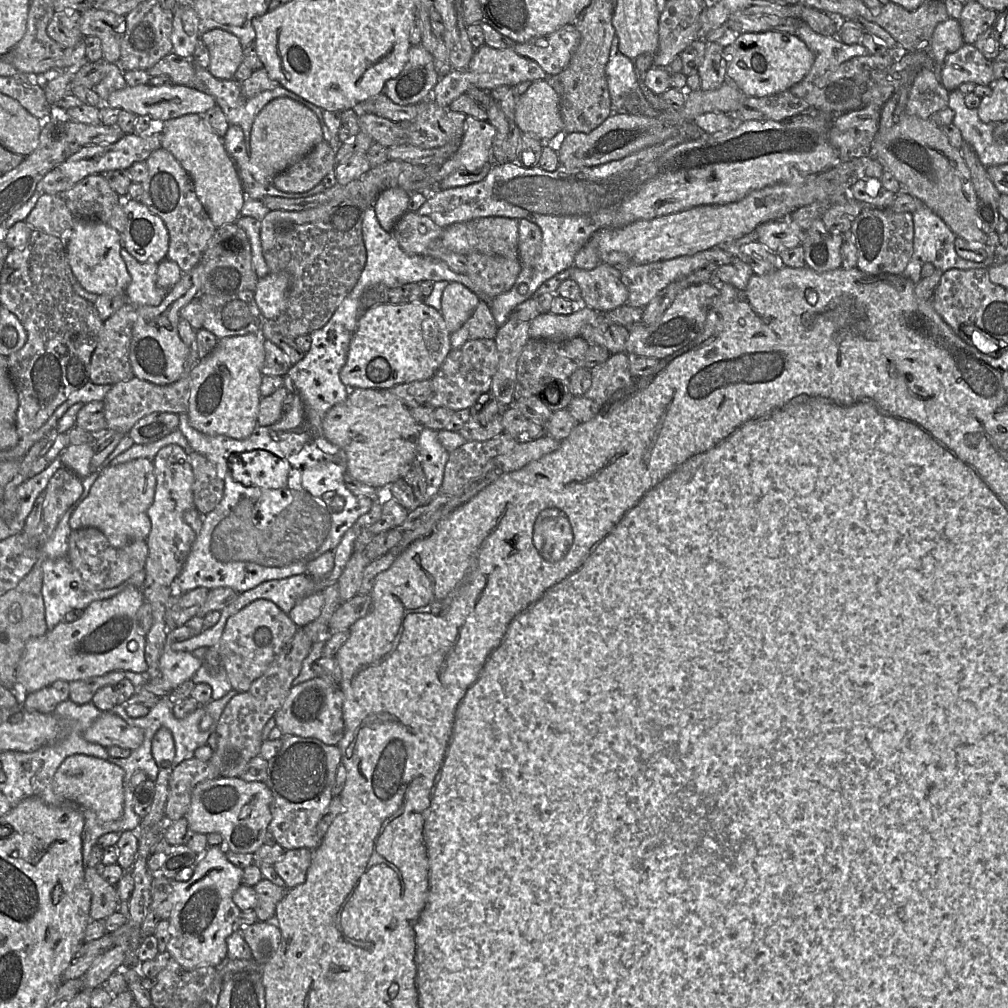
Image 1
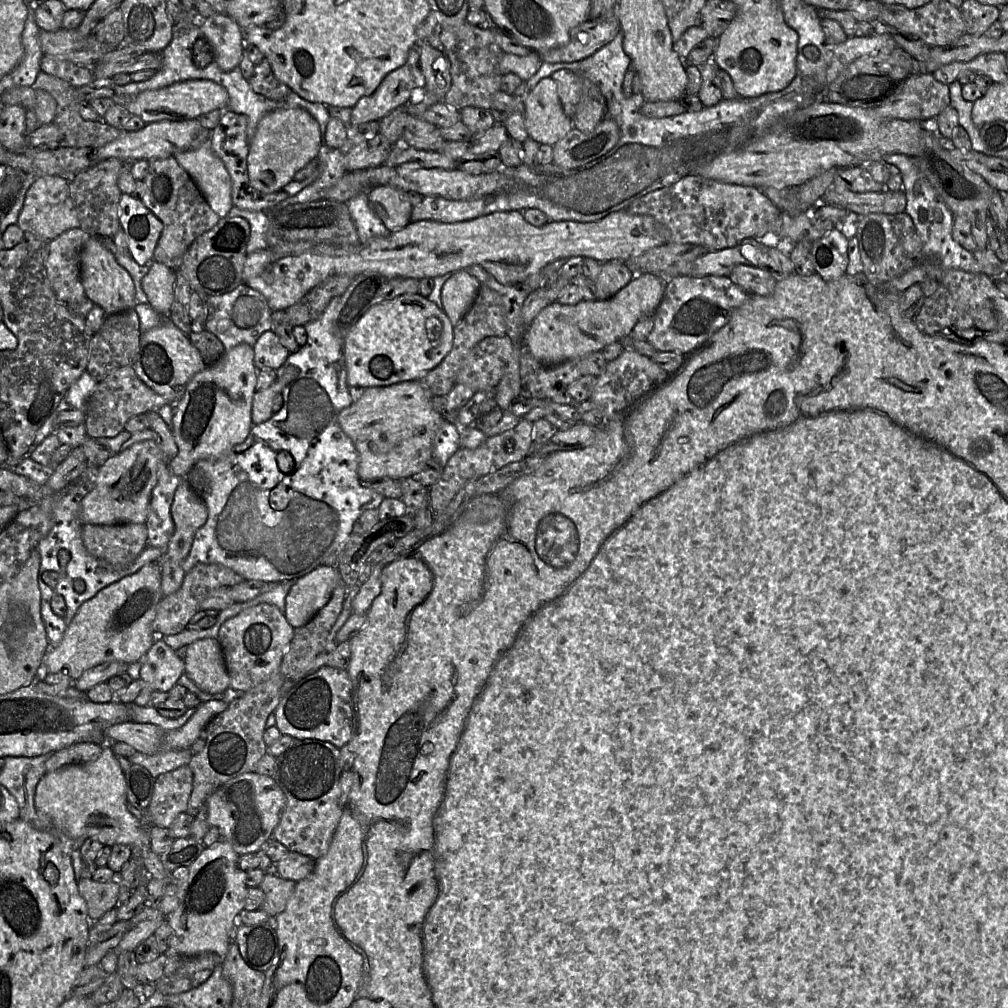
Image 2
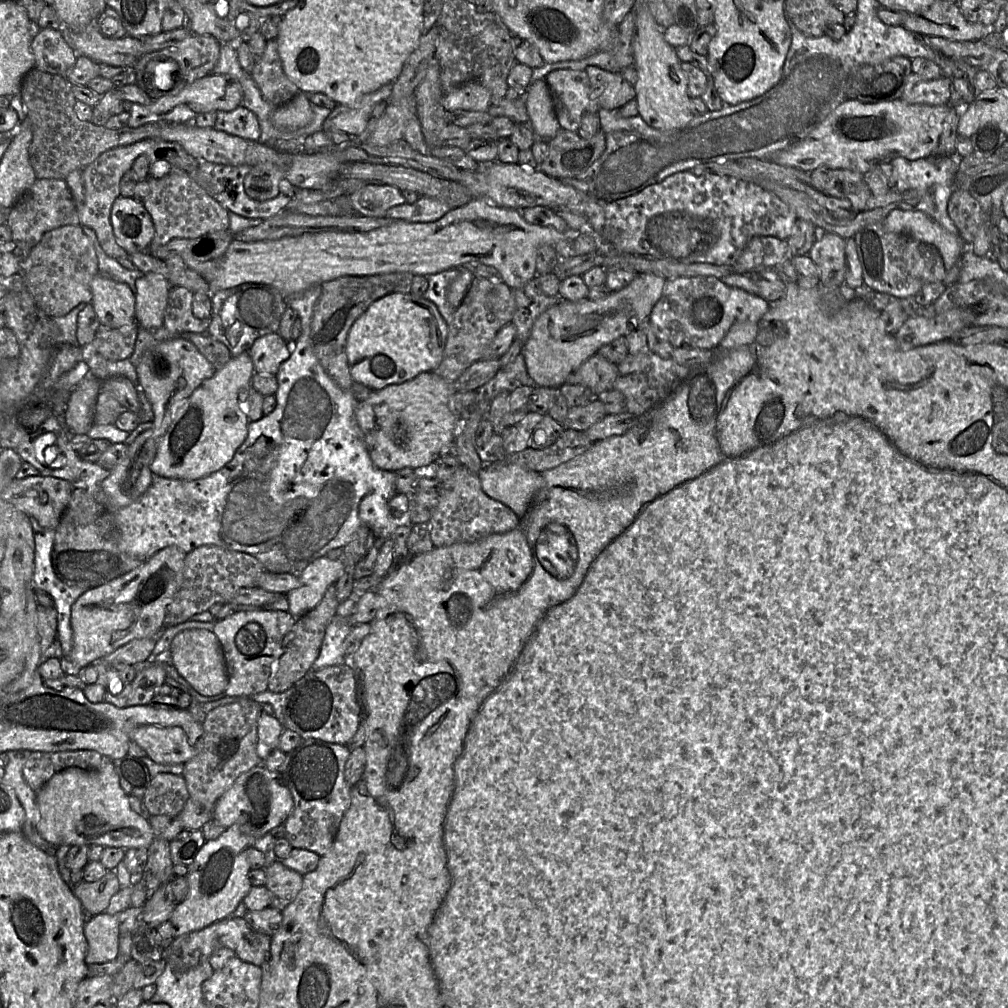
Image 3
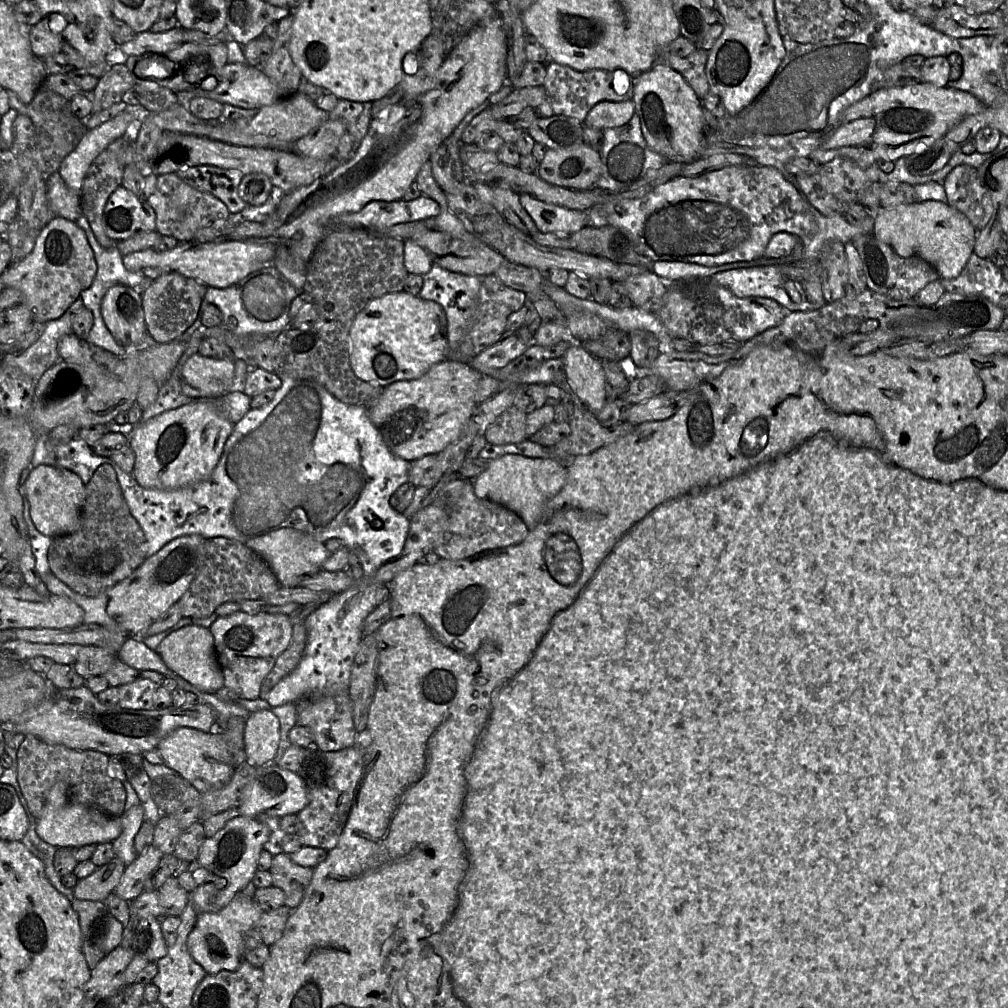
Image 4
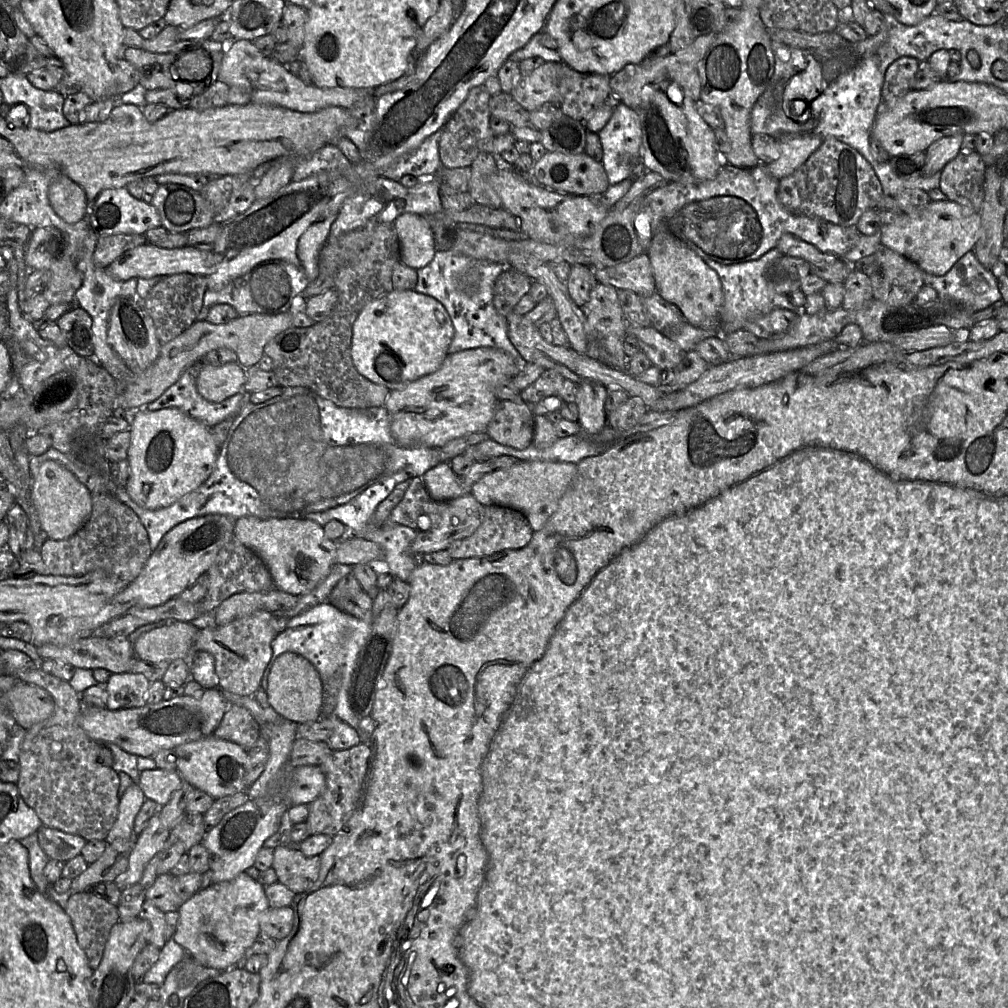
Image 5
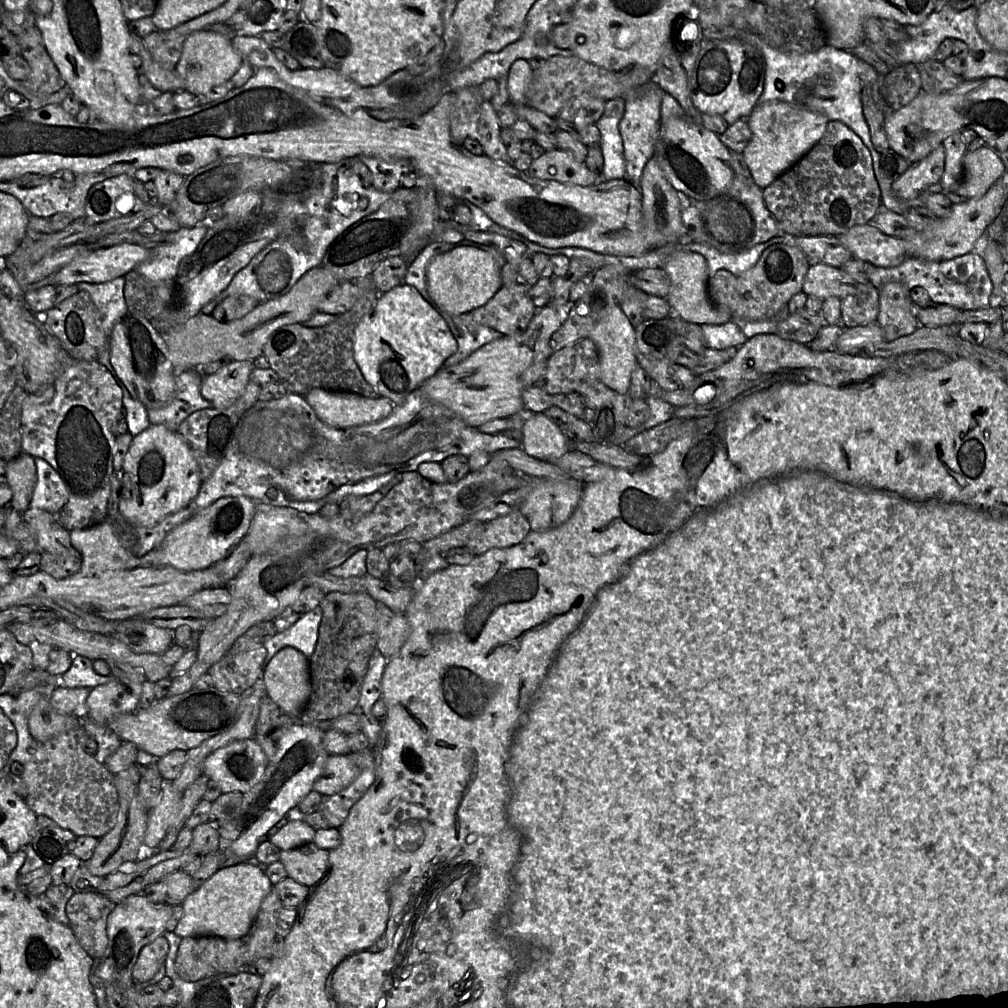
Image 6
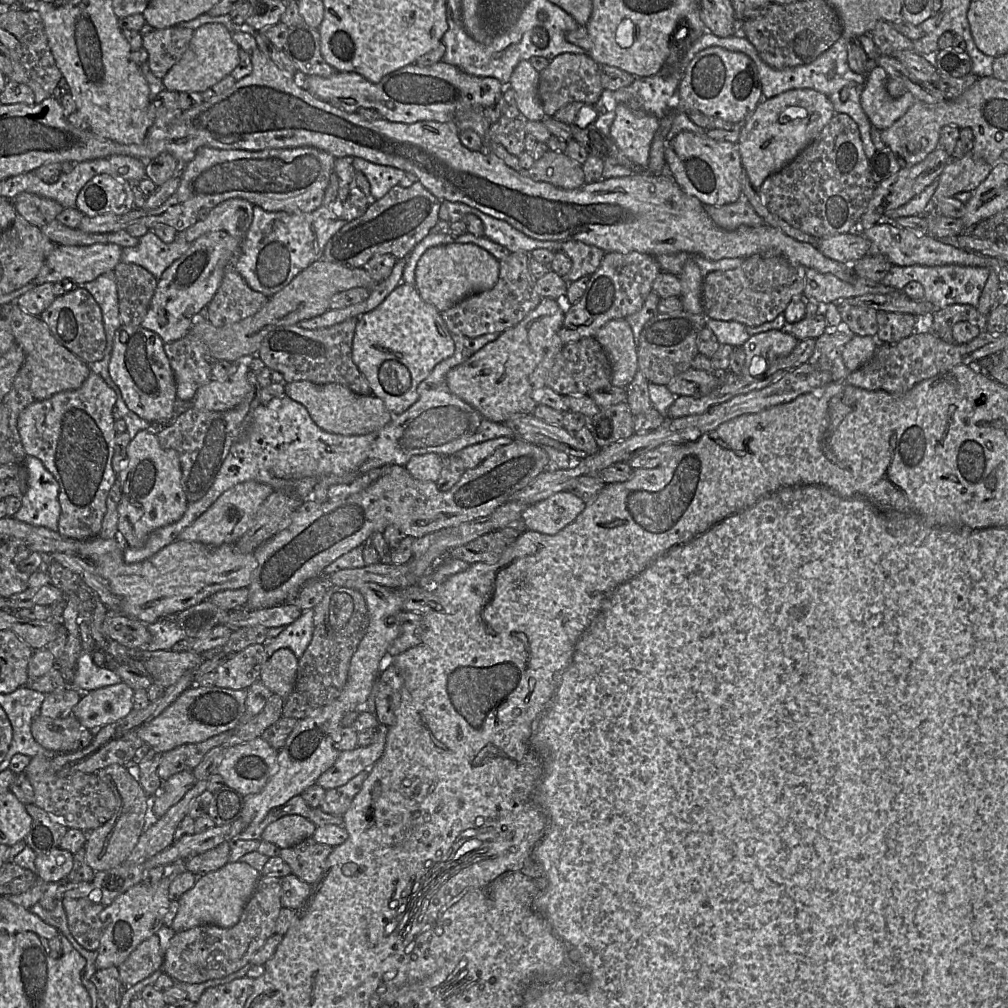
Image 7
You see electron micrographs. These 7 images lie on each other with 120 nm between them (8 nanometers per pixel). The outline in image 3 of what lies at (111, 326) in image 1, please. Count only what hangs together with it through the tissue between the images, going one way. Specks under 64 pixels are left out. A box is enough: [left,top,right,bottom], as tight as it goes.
[92,322,138,361]

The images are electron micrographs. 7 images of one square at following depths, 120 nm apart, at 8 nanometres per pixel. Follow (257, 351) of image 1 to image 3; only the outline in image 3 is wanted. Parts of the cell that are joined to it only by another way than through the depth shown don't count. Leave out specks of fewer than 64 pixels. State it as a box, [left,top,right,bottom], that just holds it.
[150,352,254,480]

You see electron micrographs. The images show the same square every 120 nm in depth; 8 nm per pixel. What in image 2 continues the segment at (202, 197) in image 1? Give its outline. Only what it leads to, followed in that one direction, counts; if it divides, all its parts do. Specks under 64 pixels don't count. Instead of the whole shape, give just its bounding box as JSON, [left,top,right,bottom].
[174,144,234,217]

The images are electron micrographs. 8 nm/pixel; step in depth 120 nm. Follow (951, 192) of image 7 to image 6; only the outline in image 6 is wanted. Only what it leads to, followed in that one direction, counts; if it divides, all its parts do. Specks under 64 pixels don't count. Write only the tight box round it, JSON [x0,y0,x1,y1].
[955,146,1005,200]

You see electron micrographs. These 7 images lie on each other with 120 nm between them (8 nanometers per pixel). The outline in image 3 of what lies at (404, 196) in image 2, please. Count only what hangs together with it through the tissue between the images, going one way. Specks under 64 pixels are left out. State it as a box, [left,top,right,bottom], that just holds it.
[349,183,406,218]

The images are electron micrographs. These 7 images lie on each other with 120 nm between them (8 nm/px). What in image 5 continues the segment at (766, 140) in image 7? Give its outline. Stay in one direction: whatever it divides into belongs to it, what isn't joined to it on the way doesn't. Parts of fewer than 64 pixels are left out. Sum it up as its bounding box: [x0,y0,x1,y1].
[762,134,823,180]

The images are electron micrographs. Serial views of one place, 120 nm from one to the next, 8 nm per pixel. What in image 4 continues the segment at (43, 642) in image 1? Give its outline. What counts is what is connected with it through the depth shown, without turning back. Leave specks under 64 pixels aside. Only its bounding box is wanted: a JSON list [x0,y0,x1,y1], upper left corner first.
[42,534,207,655]

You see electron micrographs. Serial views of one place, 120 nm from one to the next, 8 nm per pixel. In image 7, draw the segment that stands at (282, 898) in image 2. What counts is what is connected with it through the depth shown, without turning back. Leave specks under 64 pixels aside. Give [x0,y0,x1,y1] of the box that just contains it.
[280,837,333,884]

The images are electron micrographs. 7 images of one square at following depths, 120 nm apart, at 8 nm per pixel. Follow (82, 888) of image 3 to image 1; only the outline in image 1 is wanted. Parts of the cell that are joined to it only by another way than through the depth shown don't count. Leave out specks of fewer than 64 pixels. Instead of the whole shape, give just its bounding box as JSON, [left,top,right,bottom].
[85,868,120,920]

